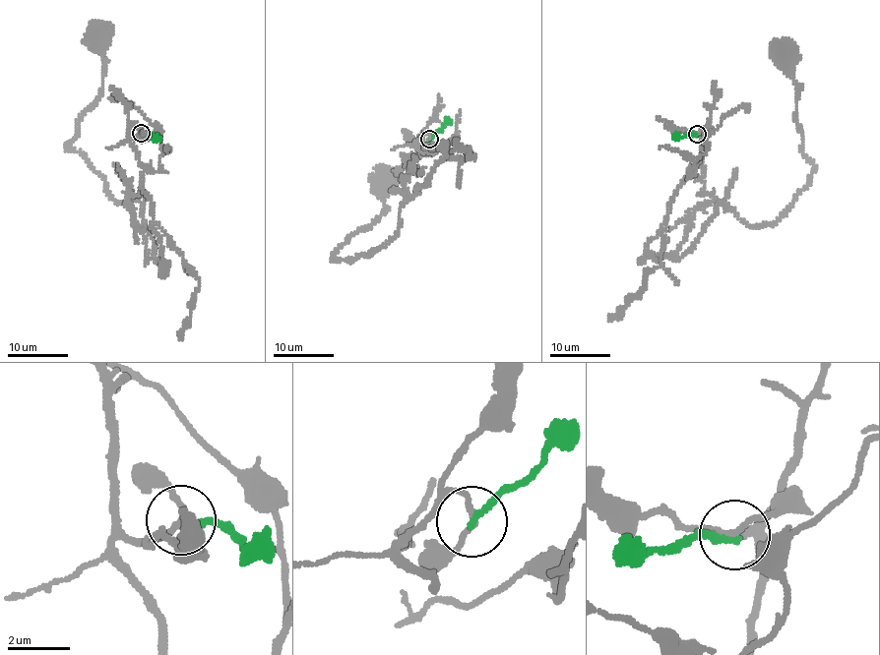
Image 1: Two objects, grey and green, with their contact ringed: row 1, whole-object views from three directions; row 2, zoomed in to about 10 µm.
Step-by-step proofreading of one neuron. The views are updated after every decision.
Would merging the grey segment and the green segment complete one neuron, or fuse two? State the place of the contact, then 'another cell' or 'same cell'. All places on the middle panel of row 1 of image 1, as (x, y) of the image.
at (429, 139); another cell

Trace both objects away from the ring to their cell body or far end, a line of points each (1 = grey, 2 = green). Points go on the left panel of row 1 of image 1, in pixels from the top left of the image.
1: (141, 133), (127, 142), (162, 274), (142, 193), (131, 208), (114, 201), (65, 144), (101, 87), (100, 35)
2: (141, 134), (157, 140)

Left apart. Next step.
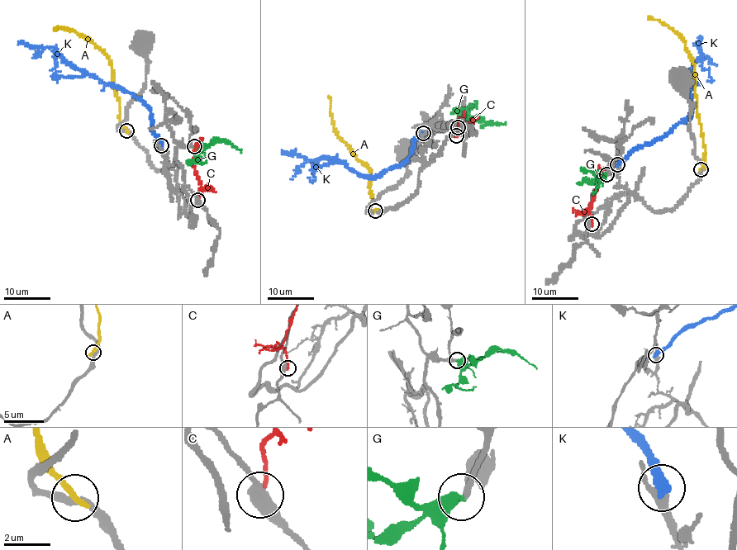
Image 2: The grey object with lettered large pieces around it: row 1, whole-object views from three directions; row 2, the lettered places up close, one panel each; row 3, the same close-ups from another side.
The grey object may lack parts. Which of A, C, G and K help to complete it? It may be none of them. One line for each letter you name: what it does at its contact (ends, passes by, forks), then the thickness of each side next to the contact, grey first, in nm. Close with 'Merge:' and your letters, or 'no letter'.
G: it ends | 170/440 nm
Merge: G

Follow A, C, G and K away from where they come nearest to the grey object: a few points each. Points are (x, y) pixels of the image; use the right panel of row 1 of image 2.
A: (701, 169), (705, 154), (695, 91), (695, 68), (685, 43), (677, 31), (649, 18)
C: (591, 224), (588, 208), (596, 189), (598, 173), (602, 168), (599, 166)
G: (606, 174), (596, 176), (600, 176), (600, 180), (594, 193)
K: (617, 164), (688, 116), (691, 108), (690, 69), (701, 53), (696, 38)

